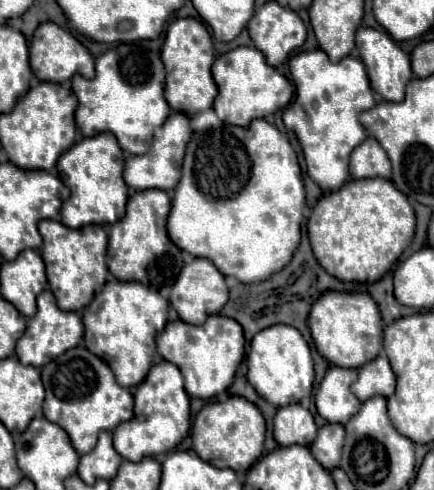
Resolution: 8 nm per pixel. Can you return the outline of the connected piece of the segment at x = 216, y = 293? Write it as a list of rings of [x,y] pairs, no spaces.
[[[193,259],[189,265],[185,265],[169,293],[169,303],[173,305],[173,309],[179,313],[179,317],[185,323],[191,323],[191,325],[199,325],[209,315],[219,313],[227,303],[227,299],[229,299],[229,291],[227,291],[225,279],[209,259]]]

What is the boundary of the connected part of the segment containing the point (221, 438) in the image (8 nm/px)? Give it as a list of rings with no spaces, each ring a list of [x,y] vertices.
[[[229,397],[225,401],[215,401],[205,405],[191,429],[193,451],[207,463],[215,467],[229,467],[237,473],[245,473],[263,455],[265,443],[265,419],[255,403],[243,397]]]

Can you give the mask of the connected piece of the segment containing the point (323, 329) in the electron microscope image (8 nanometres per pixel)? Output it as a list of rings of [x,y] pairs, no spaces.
[[[323,293],[309,313],[309,329],[317,351],[337,367],[359,369],[363,363],[375,359],[383,345],[383,321],[369,293]]]

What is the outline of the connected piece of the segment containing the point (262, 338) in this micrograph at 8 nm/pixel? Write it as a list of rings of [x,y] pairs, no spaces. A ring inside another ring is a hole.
[[[277,323],[259,331],[251,341],[247,365],[249,365],[249,373],[247,373],[249,383],[267,403],[275,407],[299,403],[303,397],[309,397],[313,391],[315,371],[313,371],[309,345],[303,339],[303,335],[291,325]]]

